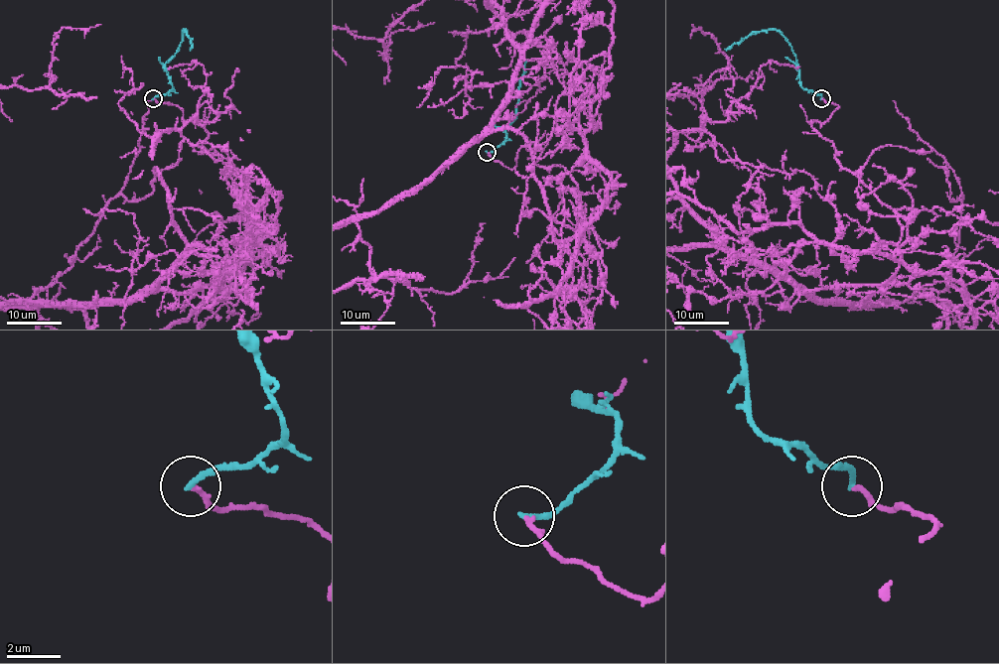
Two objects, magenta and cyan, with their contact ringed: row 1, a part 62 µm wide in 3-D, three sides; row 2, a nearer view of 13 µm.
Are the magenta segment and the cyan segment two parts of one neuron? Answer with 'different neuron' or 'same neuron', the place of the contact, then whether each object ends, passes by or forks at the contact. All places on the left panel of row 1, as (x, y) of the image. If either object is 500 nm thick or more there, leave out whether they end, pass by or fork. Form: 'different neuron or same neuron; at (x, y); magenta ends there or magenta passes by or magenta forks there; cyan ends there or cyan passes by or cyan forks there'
different neuron; at (153, 98); magenta ends there; cyan ends there

